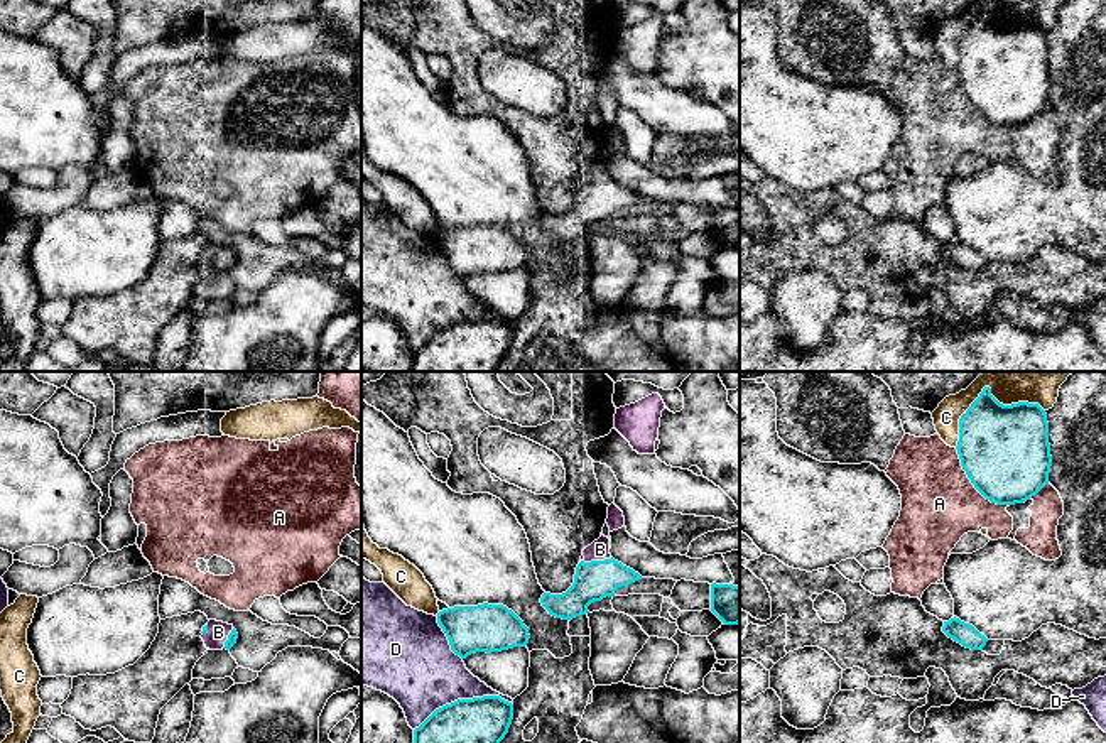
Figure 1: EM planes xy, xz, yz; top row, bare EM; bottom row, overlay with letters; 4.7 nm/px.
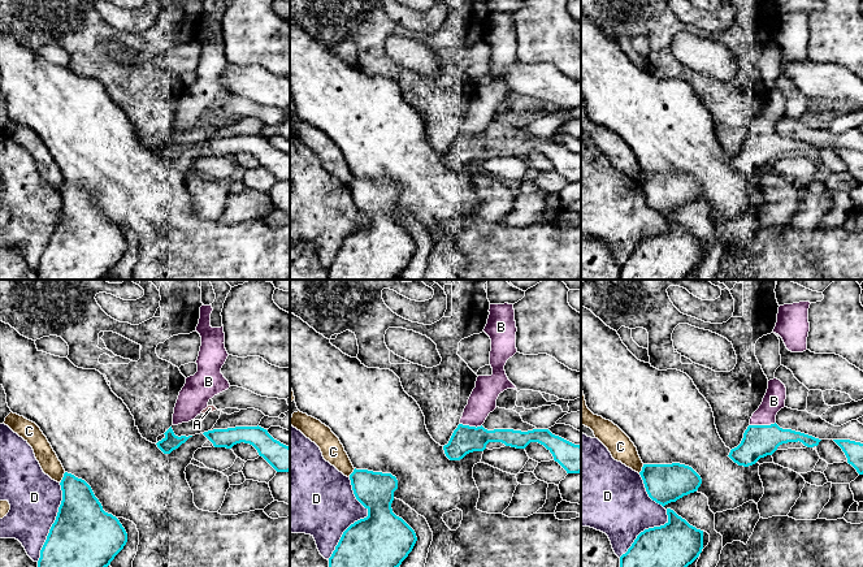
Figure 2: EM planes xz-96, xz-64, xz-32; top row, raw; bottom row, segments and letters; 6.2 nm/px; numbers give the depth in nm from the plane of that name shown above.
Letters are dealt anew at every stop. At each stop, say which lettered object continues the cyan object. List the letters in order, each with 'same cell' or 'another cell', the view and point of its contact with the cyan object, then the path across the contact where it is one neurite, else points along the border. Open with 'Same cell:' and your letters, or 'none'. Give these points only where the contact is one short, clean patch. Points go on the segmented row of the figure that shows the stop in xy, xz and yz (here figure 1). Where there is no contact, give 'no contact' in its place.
Same cell: B
A: another cell; meets cyan in yz at (973, 483)
B: same cell; meets cyan in xz at (596, 561)
C: another cell; meets cyan in yz at (986, 387)
D: another cell; meets cyan in xz at (463, 699)

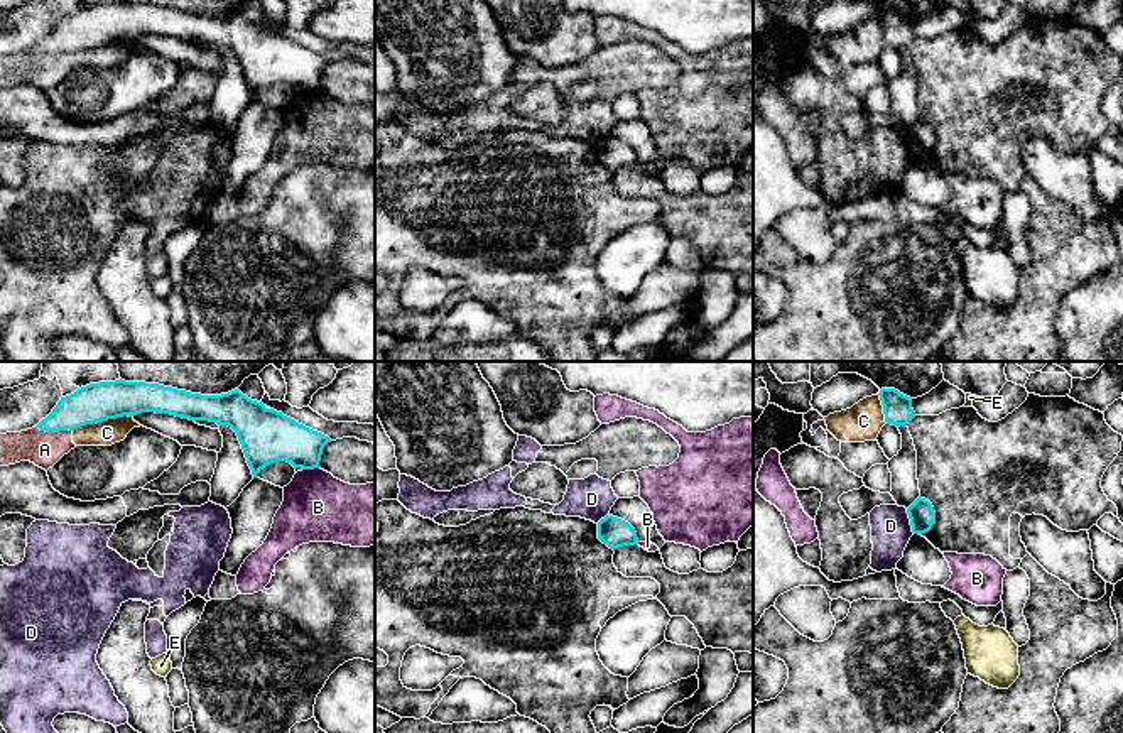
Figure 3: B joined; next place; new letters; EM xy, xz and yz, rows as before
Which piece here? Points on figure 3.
Same cell: none
A: another cell; meets cyan in xy at (54, 431)
B: another cell; meets cyan in xy at (309, 468)
C: another cell; meets cyan in xy at (102, 421)
D: another cell; meets cyan in yz at (911, 521); border along yz (905, 509), (914, 532)
E: another cell; meets cyan in xy at (267, 409)

